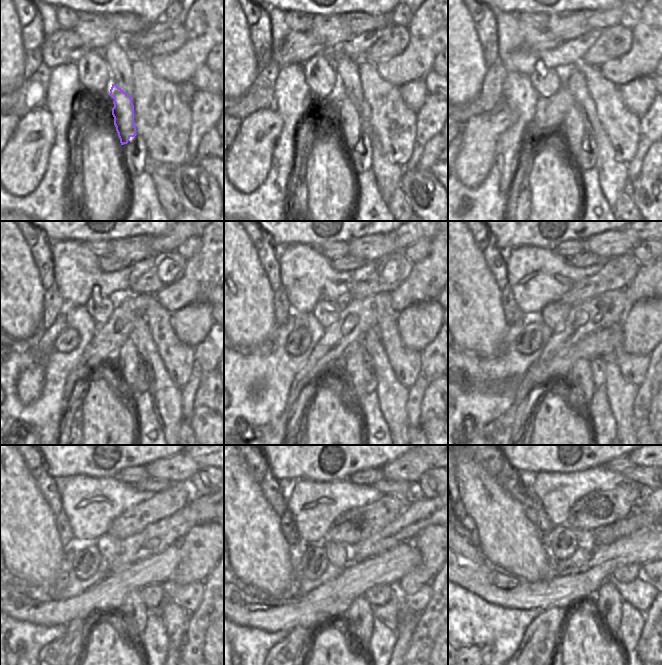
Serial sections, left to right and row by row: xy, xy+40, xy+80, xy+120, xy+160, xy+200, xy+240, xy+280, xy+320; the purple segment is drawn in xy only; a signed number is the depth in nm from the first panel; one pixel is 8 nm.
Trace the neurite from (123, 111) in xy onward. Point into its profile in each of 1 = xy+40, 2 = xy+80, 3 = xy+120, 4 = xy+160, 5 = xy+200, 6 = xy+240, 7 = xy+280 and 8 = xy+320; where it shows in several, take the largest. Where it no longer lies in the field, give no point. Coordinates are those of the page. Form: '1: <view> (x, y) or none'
1: xy+40 (349, 129)
2: xy+80 (575, 131)
3: xy+120 (128, 355)
4: xy+160 (354, 357)
5: xy+200 (581, 374)
6: xy+240 (134, 601)
7: xy+280 (388, 611)
8: xy+320 (609, 614)

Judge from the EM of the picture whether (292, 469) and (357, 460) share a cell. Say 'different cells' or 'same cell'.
same cell

